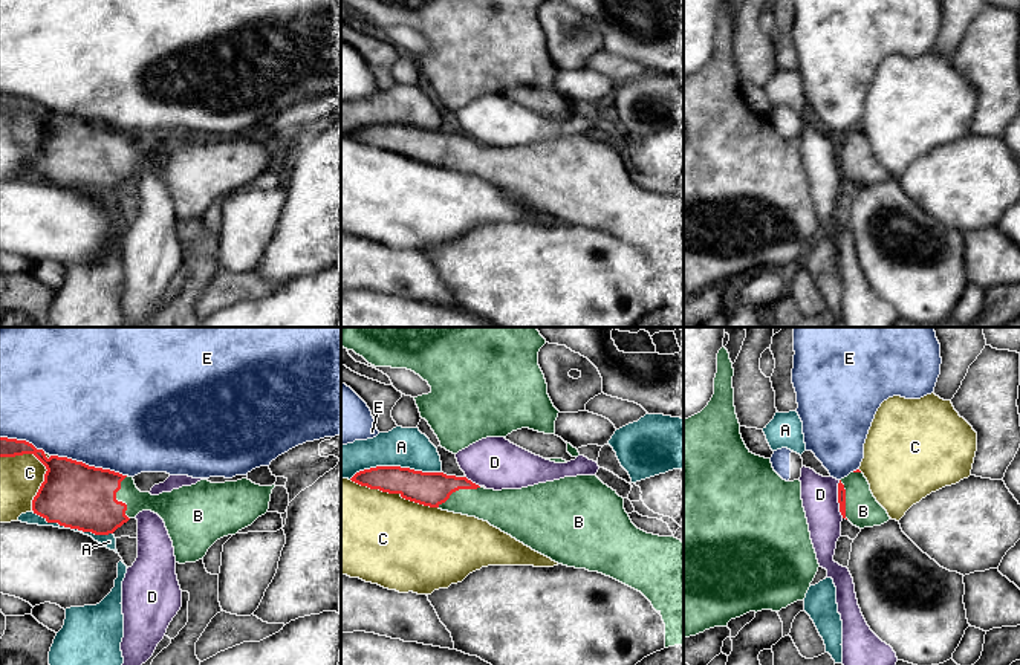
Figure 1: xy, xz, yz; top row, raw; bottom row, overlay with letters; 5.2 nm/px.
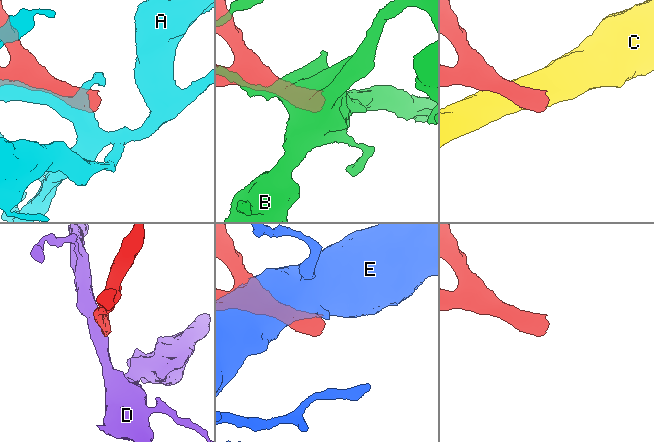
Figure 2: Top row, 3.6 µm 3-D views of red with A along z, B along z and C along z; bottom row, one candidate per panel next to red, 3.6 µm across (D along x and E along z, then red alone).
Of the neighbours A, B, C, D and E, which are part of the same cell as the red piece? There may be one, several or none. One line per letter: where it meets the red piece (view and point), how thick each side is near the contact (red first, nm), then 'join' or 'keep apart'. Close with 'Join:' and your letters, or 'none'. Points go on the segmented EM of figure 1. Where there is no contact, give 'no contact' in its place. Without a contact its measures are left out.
A: meets red in xz at (395, 467); 180 nm thick on the red side, 200 nm on the other; keep apart
B: meets red in xy at (115, 499); 340 nm thick on the red side, 120 nm on the other; join
C: meets red in xy at (45, 465); 340 nm thick on the red side, 220 nm on the other; keep apart
D: meets red in yz at (838, 499); 50 nm thick on the red side, 190 nm on the other; keep apart
E: meets red in xy at (87, 465); 340 nm thick on the red side, 500 nm on the other; keep apart
Join: B

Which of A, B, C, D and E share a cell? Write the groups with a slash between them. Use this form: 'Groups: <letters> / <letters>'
Groups: A / B / C / D / E

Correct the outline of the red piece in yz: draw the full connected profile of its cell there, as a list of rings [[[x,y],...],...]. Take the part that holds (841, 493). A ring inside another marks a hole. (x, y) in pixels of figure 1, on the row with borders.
[[[859,469],[840,480],[838,503],[843,518],[859,529],[881,526],[890,520],[887,511],[873,497],[870,485]]]

